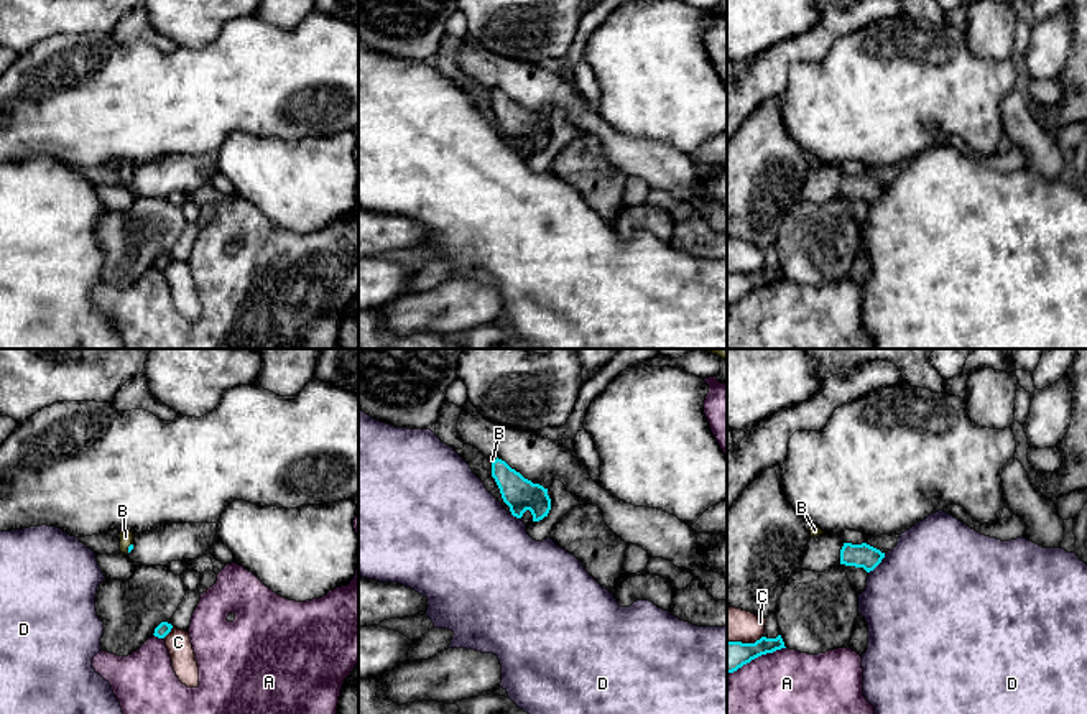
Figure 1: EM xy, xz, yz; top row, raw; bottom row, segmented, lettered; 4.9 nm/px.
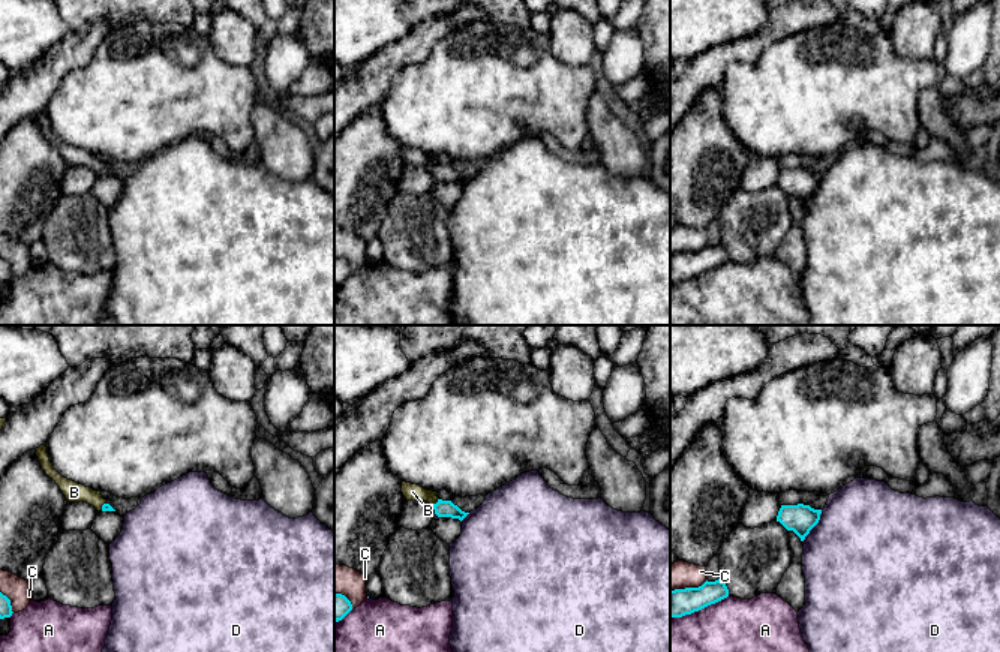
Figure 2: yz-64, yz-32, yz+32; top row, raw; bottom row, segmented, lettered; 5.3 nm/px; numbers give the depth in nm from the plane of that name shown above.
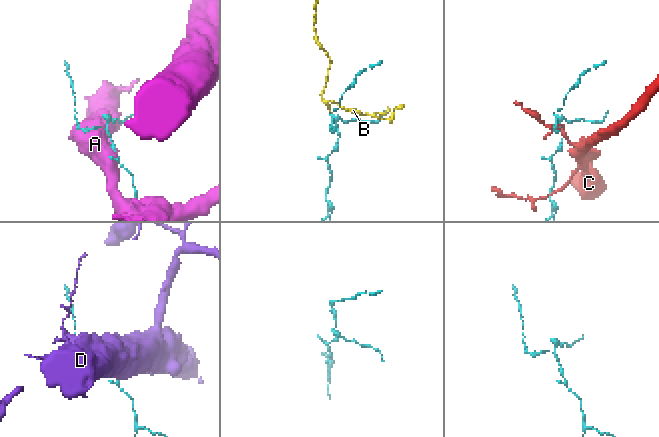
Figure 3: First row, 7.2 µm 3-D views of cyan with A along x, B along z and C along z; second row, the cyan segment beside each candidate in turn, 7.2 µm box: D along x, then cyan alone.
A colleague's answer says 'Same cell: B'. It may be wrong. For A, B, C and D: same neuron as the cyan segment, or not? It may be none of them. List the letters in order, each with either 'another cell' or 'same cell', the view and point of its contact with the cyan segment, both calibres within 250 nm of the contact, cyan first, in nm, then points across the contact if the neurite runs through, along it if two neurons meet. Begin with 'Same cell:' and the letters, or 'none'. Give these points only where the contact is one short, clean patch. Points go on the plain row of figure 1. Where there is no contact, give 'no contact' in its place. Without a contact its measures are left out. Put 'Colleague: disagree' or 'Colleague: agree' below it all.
Same cell: B
A: another cell; meets cyan in yz at (755, 288); 160 nm thick on the cyan side, 480 nm on the other
B: same cell; meets cyan in xy at (129, 180); 20 nm thick on the cyan side, 70 nm on the other; runs through xy (130, 178), (129, 180), (125, 168)
C: another cell; meets cyan in xy at (168, 264); 70 nm thick on the cyan side, 120 nm on the other
D: another cell; meets cyan in yz at (878, 194); 120 nm thick on the cyan side, 500 nm on the other
Colleague: agree

